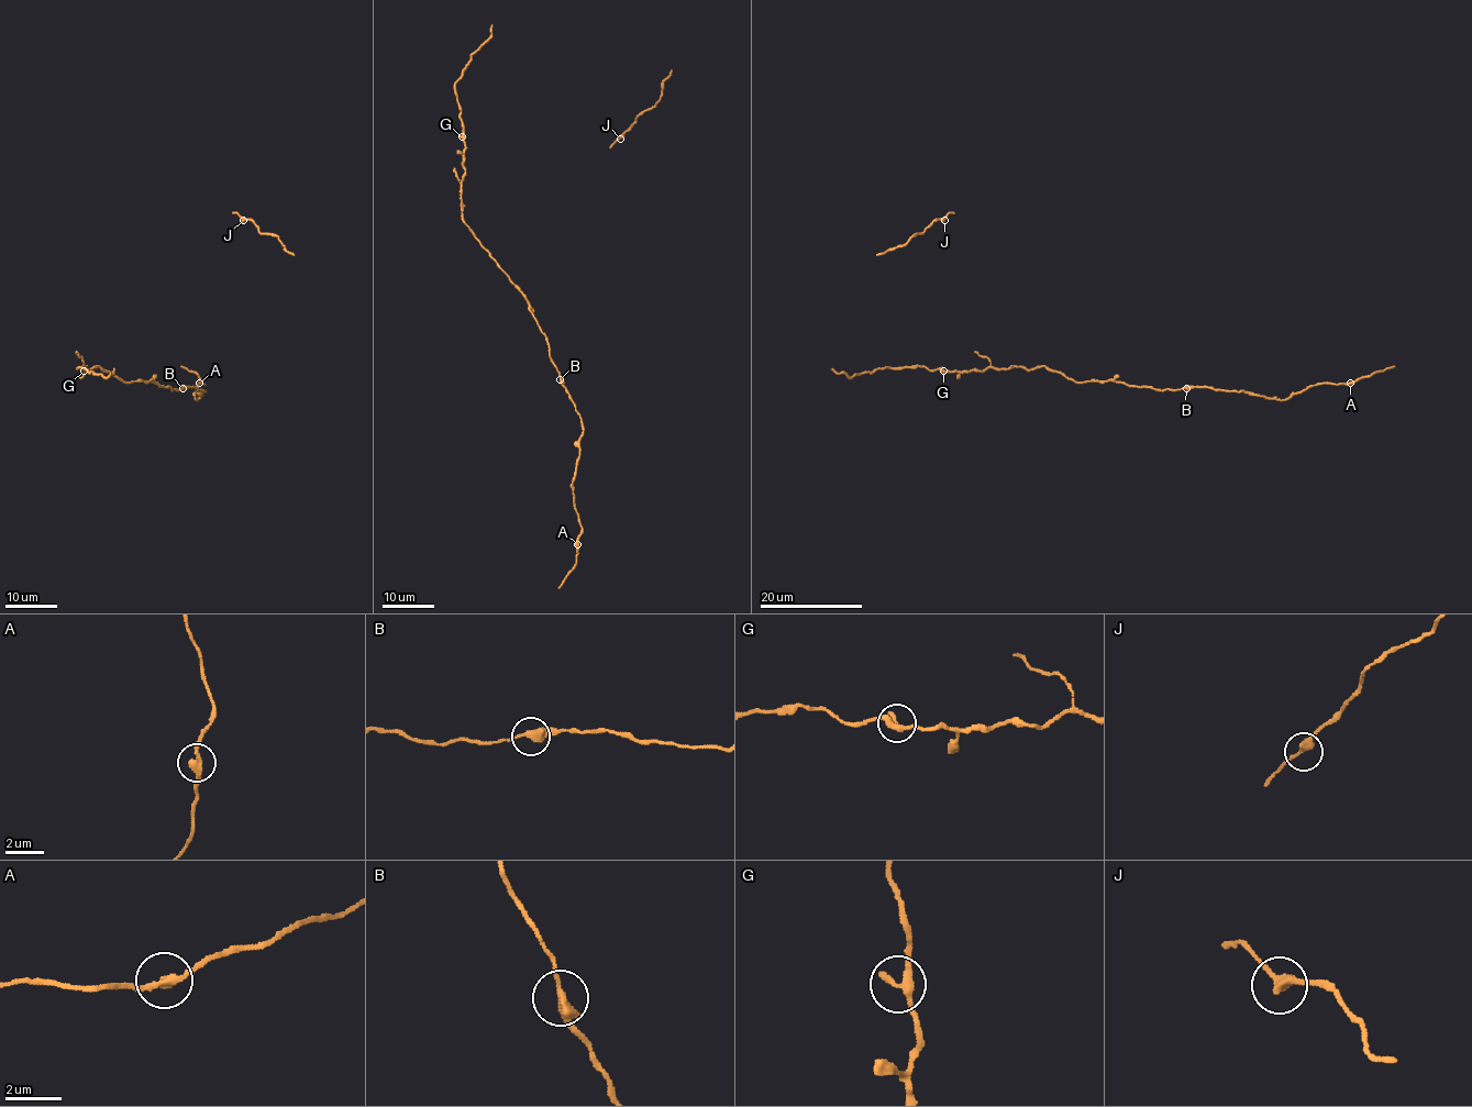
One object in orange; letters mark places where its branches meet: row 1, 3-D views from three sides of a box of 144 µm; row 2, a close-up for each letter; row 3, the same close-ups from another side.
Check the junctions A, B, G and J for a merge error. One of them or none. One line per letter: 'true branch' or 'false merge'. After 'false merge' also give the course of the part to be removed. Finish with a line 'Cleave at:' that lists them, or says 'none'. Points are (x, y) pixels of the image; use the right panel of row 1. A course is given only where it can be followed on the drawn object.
A: true branch
B: true branch
G: true branch
J: true branch
Cleave at: none

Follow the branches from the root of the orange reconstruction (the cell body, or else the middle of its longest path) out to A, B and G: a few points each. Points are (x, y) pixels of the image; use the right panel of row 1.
A: (1051, 368), (1075, 382), (1111, 380), (1161, 390), (1207, 387), (1276, 399), (1321, 383), (1350, 383)
B: (1051, 368), (1075, 382), (1111, 380), (1161, 390), (1186, 388)
G: (1051, 368), (1010, 366), (987, 367), (982, 372), (943, 371)

